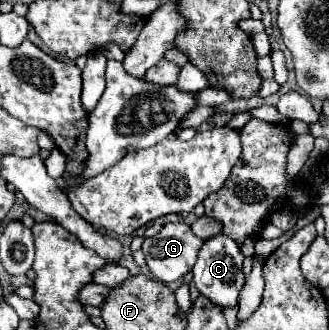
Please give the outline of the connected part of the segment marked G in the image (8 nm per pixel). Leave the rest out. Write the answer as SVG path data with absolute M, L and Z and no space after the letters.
M167 223L155 237L143 241L143 253L149 271L161 283L171 283L193 269L201 245L203 239L195 237L189 225Z

